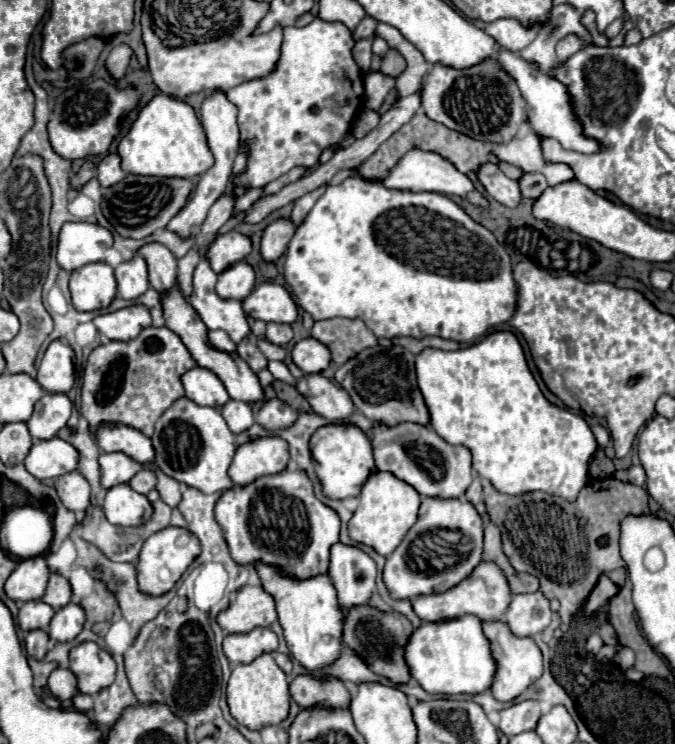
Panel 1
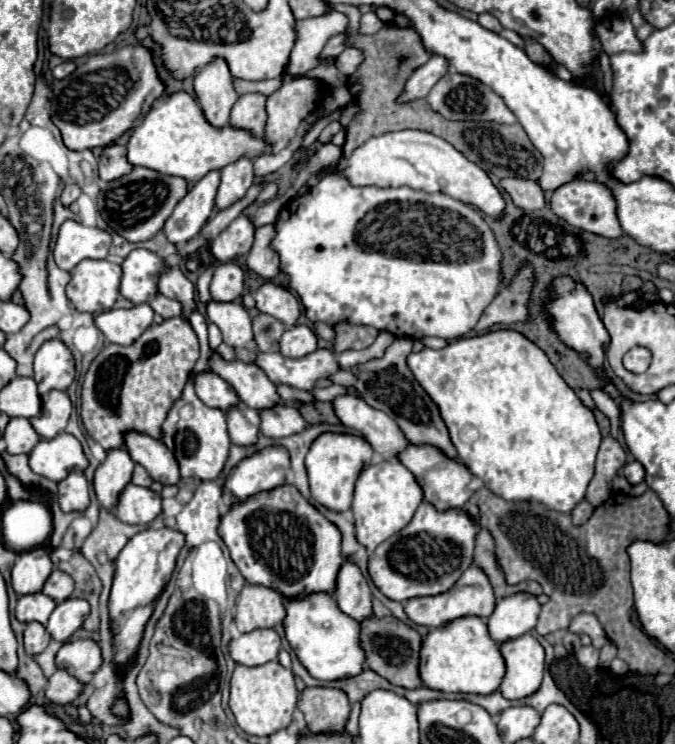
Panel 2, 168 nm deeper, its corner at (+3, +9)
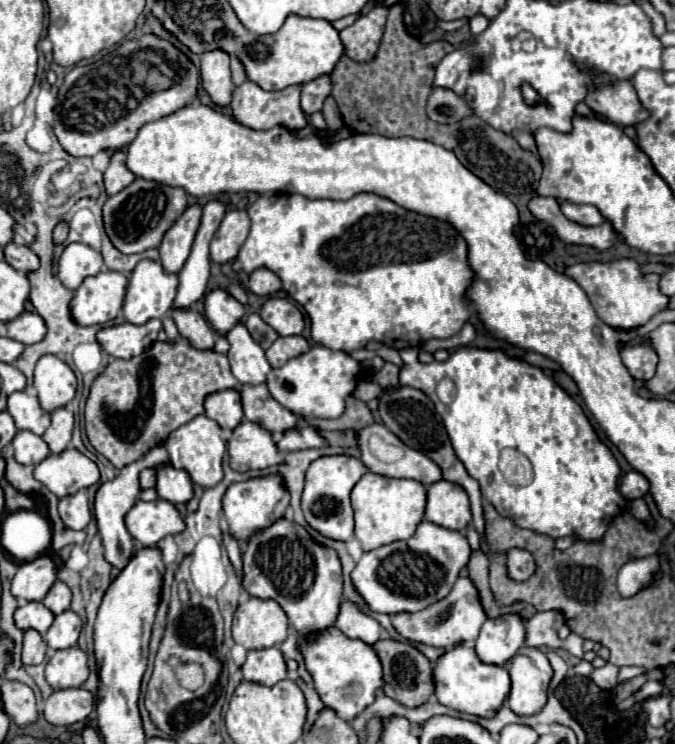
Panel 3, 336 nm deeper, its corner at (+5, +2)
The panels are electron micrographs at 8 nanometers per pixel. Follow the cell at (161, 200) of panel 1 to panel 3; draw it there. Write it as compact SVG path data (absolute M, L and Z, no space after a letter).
M135 178L127 188L107 198L103 204L103 224L113 246L123 254L137 254L149 248L157 248L167 228L187 208L187 192L171 188L159 182Z

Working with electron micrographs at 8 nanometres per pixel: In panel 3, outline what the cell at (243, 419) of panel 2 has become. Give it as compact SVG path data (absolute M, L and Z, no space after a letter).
M243 420L231 432L227 450L231 456L231 468L239 472L261 470L283 462L283 454L277 450L271 434L257 422L249 420Z

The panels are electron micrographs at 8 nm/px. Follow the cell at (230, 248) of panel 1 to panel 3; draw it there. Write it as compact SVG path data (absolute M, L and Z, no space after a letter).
M229 210L211 242L211 260L215 264L229 264L237 258L249 234L249 214L245 210Z

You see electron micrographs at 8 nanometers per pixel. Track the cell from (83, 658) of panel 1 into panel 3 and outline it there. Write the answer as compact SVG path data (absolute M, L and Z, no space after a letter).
M77 646L57 650L45 666L45 678L55 690L83 686L89 678L89 664L85 652Z

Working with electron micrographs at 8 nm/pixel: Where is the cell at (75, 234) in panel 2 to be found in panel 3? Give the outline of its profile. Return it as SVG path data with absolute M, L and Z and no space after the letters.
M81 242L67 244L59 258L59 280L69 290L77 290L83 278L99 274L101 270L103 270L103 256L91 246Z

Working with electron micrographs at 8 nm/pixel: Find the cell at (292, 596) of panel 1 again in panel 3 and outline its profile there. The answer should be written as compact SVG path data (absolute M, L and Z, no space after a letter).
M335 626L319 630L319 634L313 634L311 638L301 638L299 652L303 654L305 668L313 676L315 690L319 692L323 704L327 708L333 708L347 722L351 722L365 706L369 706L375 698L377 688L383 686L381 662L375 650L365 642L347 638Z

